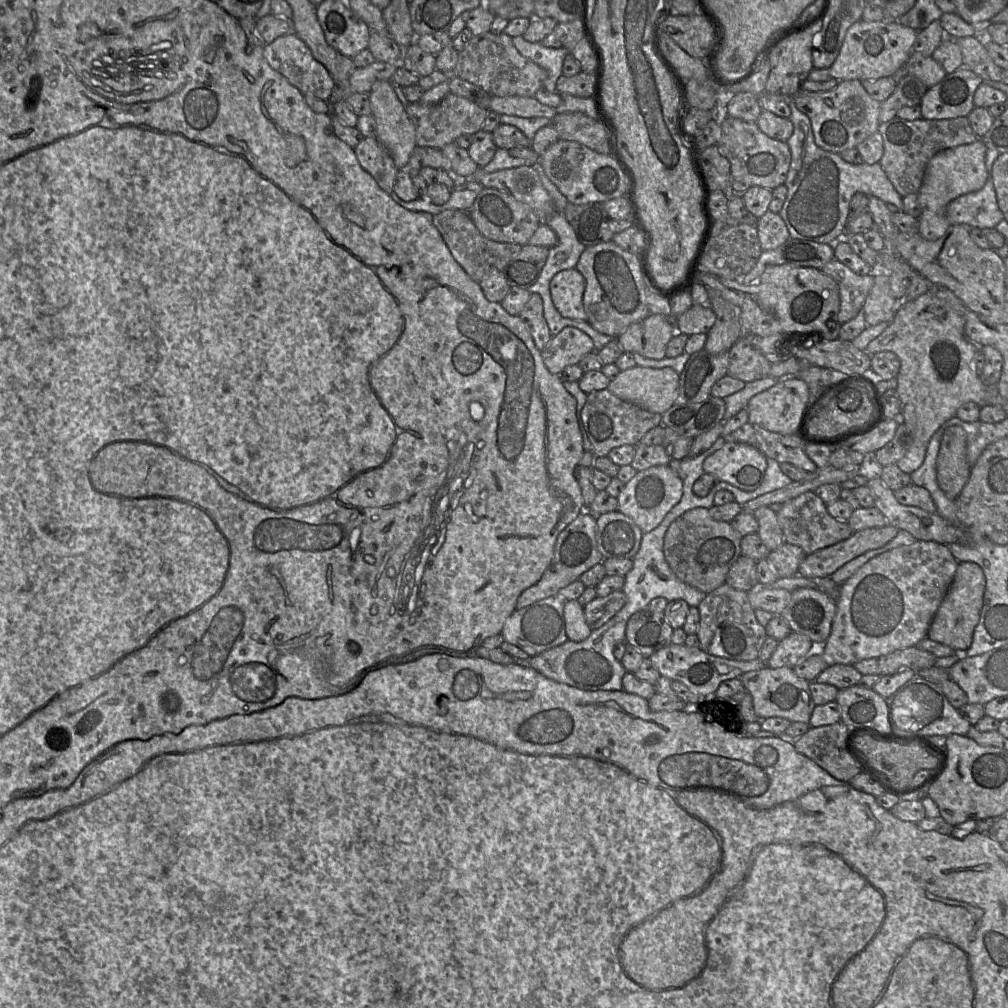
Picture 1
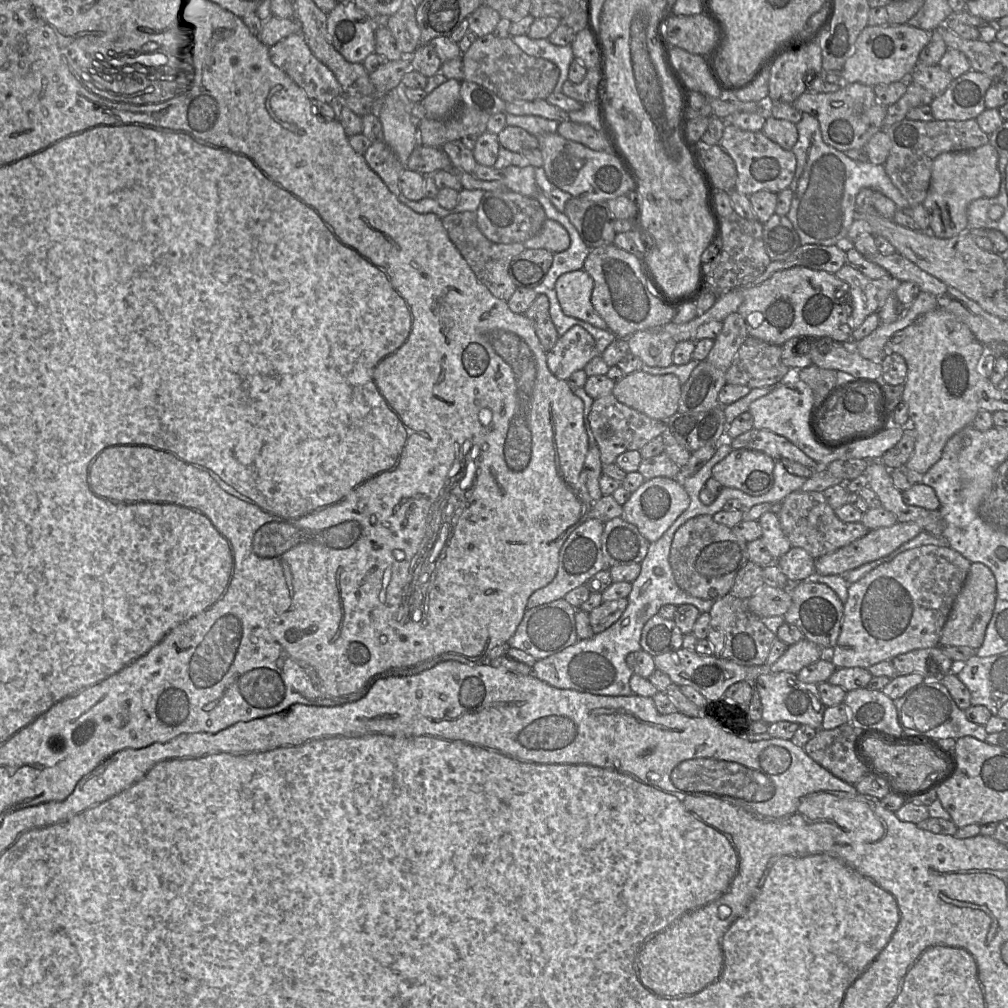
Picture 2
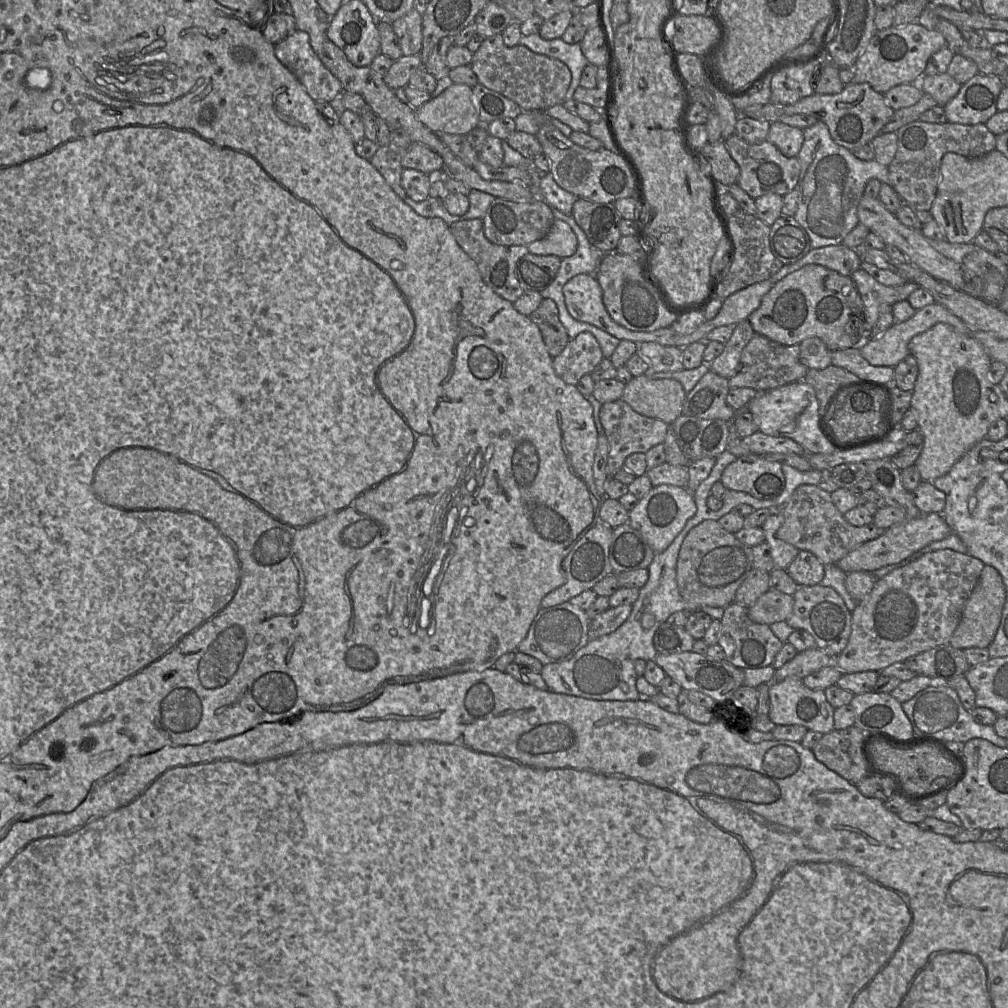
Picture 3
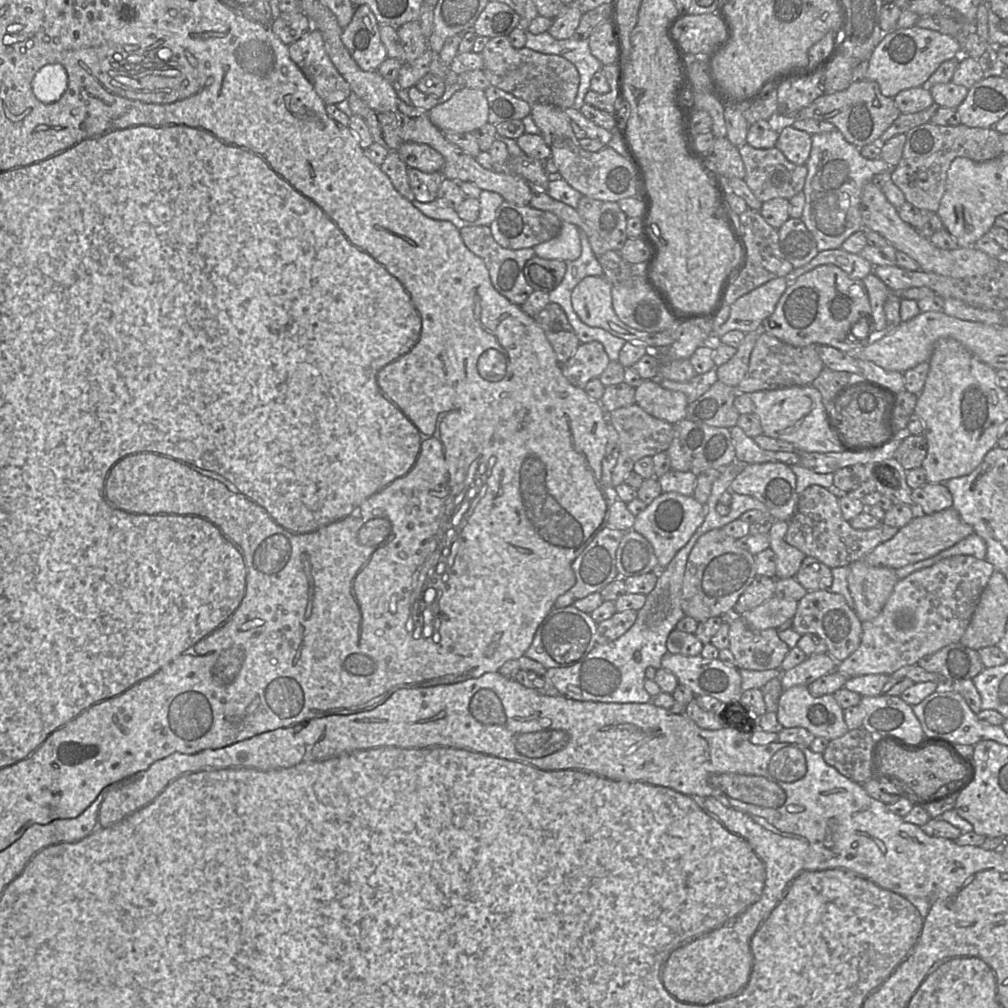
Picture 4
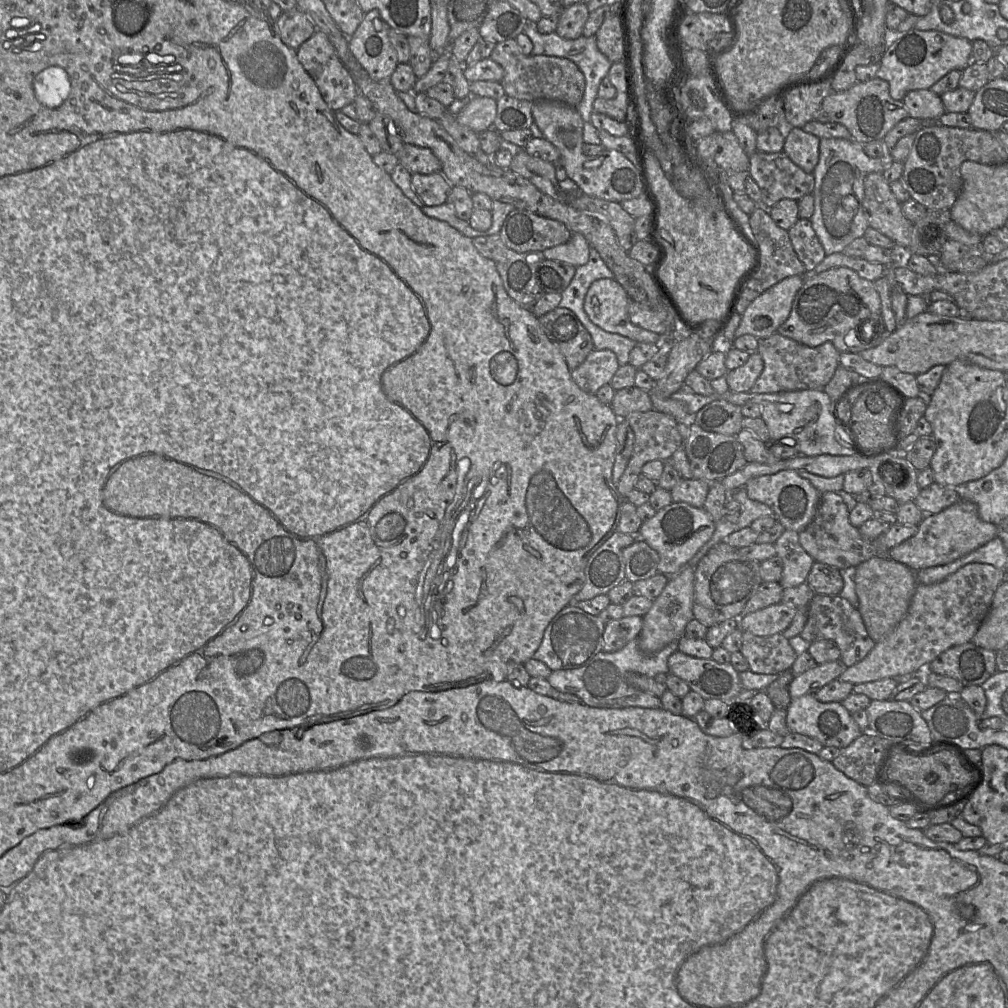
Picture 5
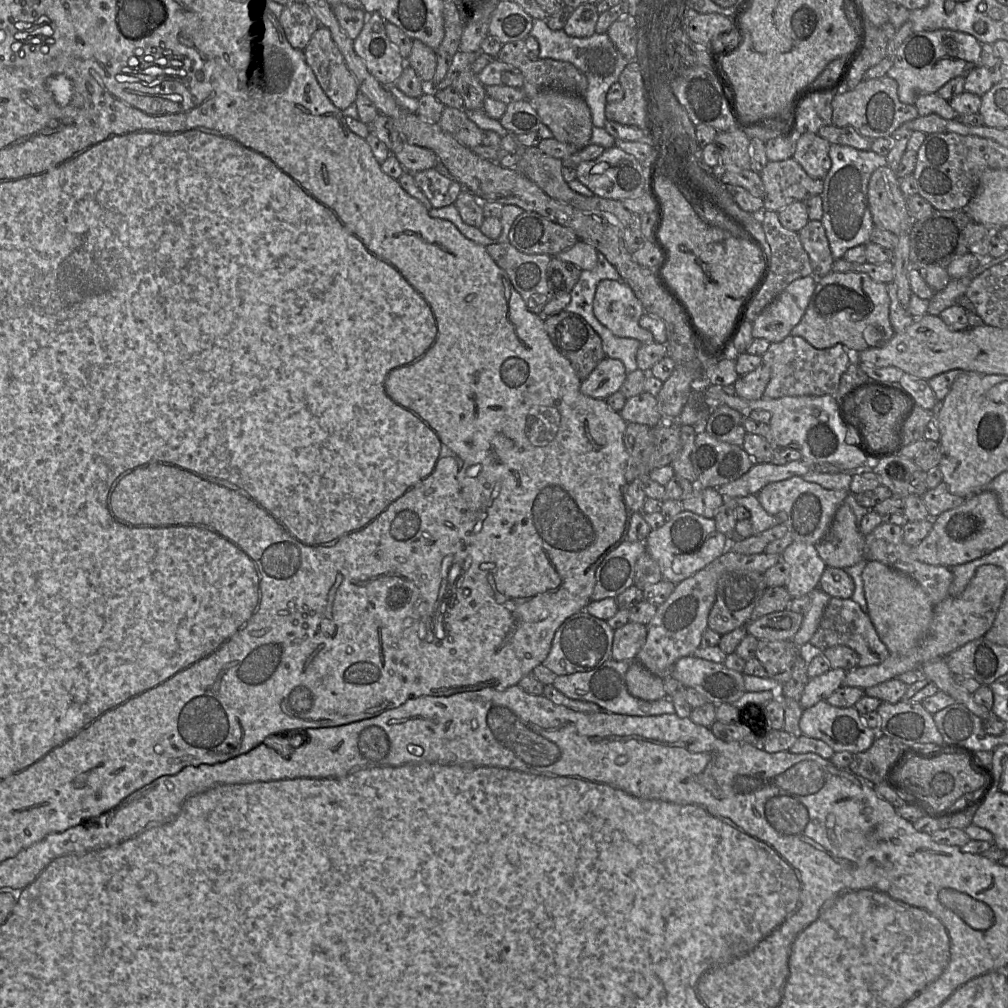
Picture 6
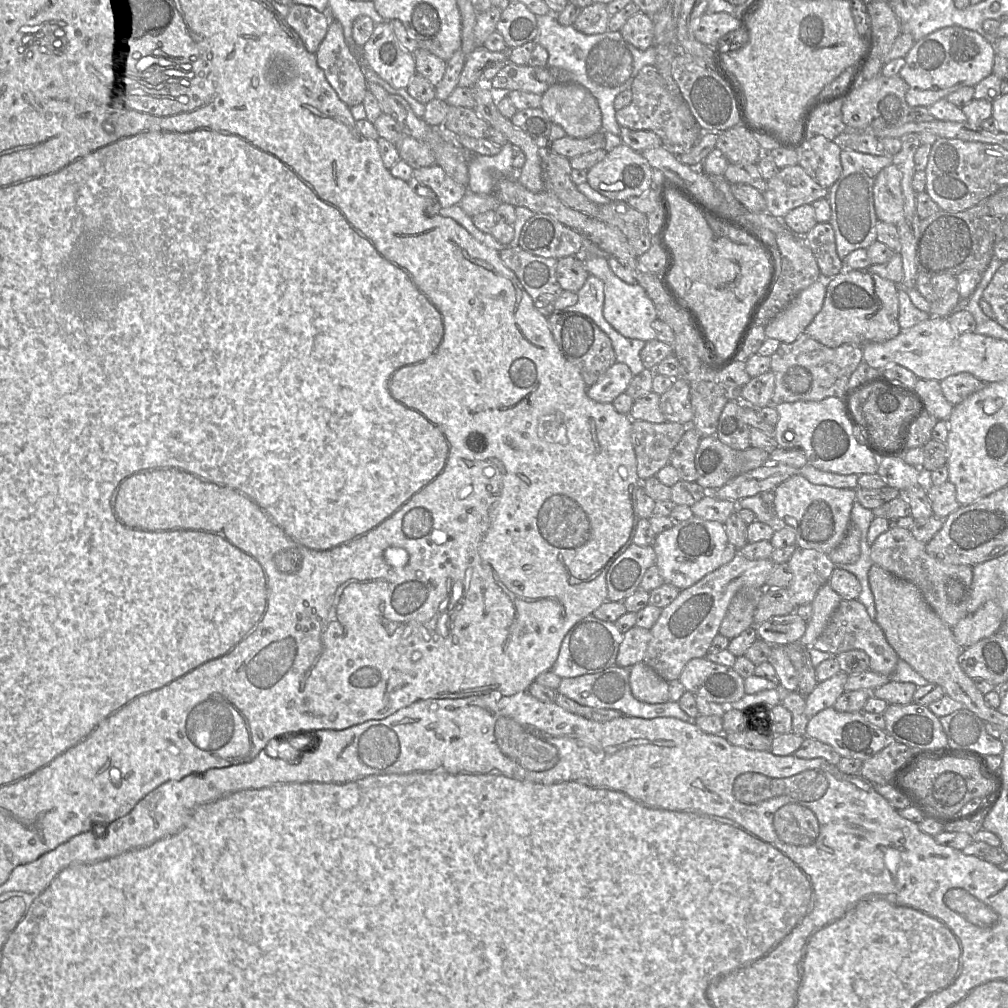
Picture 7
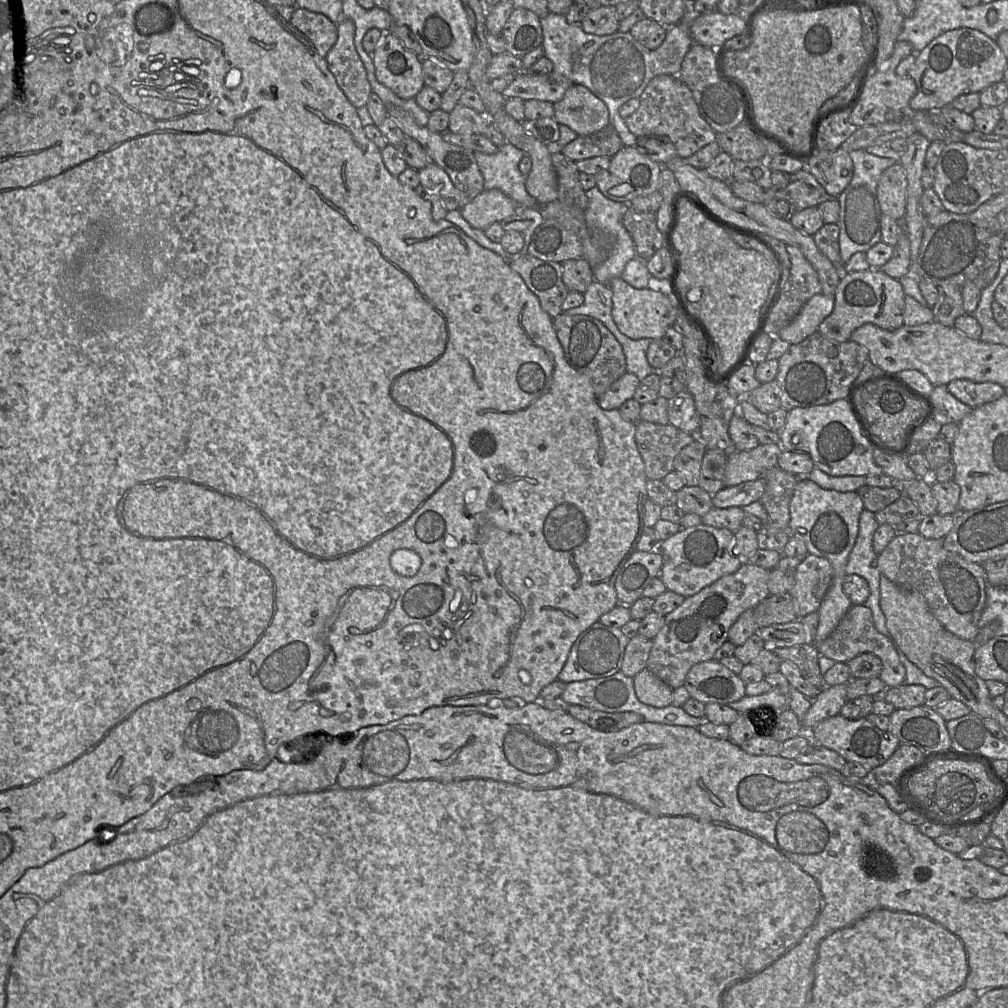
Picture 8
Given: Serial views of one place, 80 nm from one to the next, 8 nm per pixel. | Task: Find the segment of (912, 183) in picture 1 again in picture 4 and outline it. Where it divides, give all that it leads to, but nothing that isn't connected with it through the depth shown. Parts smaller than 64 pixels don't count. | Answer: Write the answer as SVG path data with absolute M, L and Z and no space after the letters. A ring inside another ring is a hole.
M930 122L912 128L906 133L903 154L899 163L891 169L892 182L903 192L905 202L911 203L920 210L937 212L945 192L947 172L952 161L957 157L966 157L973 161L983 162L1003 154L1000 133L994 128L978 128L966 125L941 126Z

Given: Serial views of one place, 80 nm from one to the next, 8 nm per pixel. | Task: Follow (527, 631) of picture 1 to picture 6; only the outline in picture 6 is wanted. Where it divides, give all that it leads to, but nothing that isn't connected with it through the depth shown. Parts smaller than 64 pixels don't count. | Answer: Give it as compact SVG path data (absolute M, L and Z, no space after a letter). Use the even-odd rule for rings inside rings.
M580 611L567 618L558 628L550 652L542 665L557 676L589 671L612 659L614 629L602 619Z

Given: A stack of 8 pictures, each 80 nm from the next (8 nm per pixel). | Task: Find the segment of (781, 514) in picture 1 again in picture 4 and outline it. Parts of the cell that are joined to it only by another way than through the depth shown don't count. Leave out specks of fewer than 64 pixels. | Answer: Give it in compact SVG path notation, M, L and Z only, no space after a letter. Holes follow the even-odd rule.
M819 485L809 486L802 491L797 510L787 524L785 540L806 556L818 559L829 568L849 567L852 563L862 560L899 530L884 524L866 530L855 529L843 518L838 497Z

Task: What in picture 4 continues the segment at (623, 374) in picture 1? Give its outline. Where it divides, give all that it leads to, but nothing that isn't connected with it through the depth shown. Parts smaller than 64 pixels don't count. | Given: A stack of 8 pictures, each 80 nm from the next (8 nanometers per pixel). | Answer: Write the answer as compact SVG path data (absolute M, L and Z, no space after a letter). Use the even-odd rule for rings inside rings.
M655 379L644 380L635 388L635 404L649 415L670 424L676 424L687 416L685 394L663 388Z

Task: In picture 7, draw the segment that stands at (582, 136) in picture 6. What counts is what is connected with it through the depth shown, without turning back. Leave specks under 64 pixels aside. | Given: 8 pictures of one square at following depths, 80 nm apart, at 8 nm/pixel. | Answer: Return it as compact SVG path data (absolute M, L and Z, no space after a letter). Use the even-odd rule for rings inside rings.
M578 83L554 84L541 95L540 108L555 125L562 127L566 136L588 138L602 129L602 114L596 98Z

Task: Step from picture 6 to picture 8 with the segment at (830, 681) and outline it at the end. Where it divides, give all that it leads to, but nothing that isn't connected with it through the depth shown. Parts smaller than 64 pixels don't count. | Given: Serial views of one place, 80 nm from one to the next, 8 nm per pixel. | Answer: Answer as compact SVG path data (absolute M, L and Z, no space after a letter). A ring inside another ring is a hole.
M847 685L825 686L812 700L812 704L802 721L803 731L811 731L821 721L840 714L847 701Z

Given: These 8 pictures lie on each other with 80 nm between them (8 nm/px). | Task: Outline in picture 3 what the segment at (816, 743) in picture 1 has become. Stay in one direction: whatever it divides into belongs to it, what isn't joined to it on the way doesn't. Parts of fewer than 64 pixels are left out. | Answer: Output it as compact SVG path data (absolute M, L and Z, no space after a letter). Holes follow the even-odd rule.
M856 726L823 734L812 749L816 759L847 781L858 784L870 775L866 747L870 733Z

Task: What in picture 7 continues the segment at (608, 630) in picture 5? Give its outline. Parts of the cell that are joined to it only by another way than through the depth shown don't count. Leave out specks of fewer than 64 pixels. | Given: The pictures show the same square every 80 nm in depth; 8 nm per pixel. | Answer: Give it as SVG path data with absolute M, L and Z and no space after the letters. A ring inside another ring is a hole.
M634 626L625 632L619 646L616 665L631 668L633 665L643 662L650 639L651 631L644 628Z

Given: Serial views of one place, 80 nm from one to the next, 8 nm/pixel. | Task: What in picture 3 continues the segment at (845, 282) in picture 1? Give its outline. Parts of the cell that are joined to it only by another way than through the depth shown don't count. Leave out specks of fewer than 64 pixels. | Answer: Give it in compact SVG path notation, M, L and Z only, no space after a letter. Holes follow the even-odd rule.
M858 269L850 276L853 280L864 305L863 318L852 322L852 328L870 332L877 323L883 305L893 305L907 300L909 295L919 288L916 283L906 282L900 286L886 286L879 283L870 274Z

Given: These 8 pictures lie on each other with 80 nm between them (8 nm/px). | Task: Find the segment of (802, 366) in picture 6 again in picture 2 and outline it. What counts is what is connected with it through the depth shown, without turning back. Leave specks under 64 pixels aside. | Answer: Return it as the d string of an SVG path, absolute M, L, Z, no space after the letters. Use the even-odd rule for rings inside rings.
M749 335L726 370L726 383L760 388L784 383L792 374L792 369L783 362L782 345Z

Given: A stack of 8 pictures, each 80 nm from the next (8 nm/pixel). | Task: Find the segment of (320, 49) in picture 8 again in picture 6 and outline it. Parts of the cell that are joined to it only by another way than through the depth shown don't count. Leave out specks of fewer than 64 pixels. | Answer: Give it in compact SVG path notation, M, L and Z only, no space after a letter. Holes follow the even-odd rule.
M303 2L287 7L280 23L290 45L304 51L320 24L312 11Z

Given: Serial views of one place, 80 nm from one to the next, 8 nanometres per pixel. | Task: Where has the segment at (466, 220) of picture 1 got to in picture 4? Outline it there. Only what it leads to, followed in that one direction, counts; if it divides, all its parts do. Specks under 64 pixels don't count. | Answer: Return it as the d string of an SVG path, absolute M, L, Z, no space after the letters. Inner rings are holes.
M467 226L459 231L467 248L484 261L493 287L511 303L517 306L522 305L529 295L535 291L527 284L523 274L526 262L535 256L533 248L518 250L504 248L494 240L488 226Z

